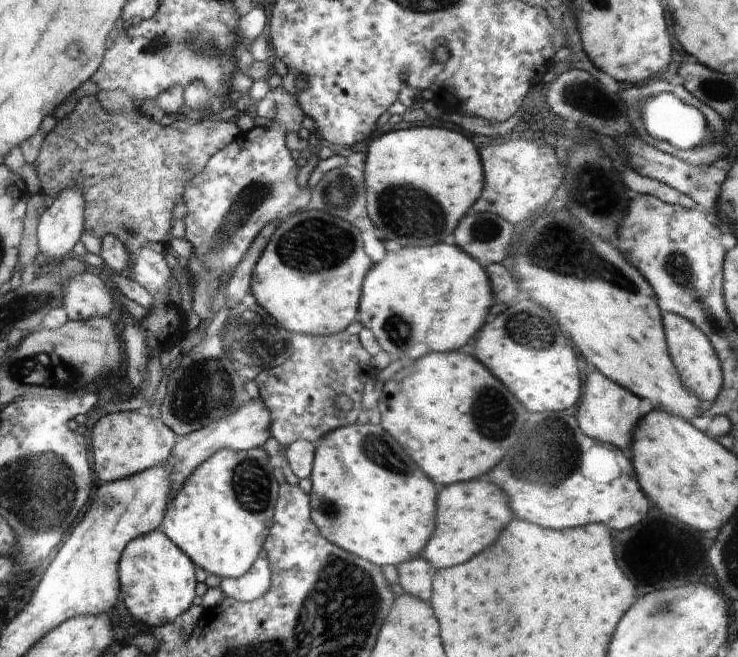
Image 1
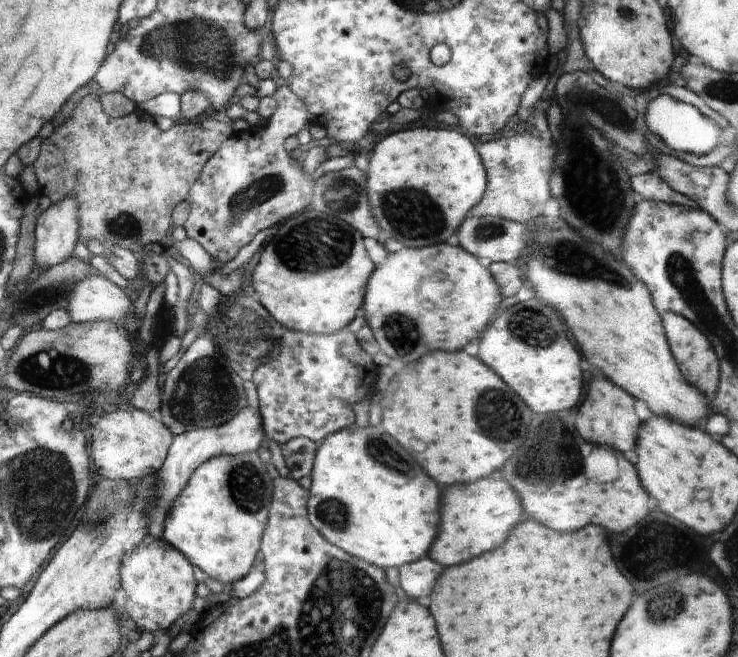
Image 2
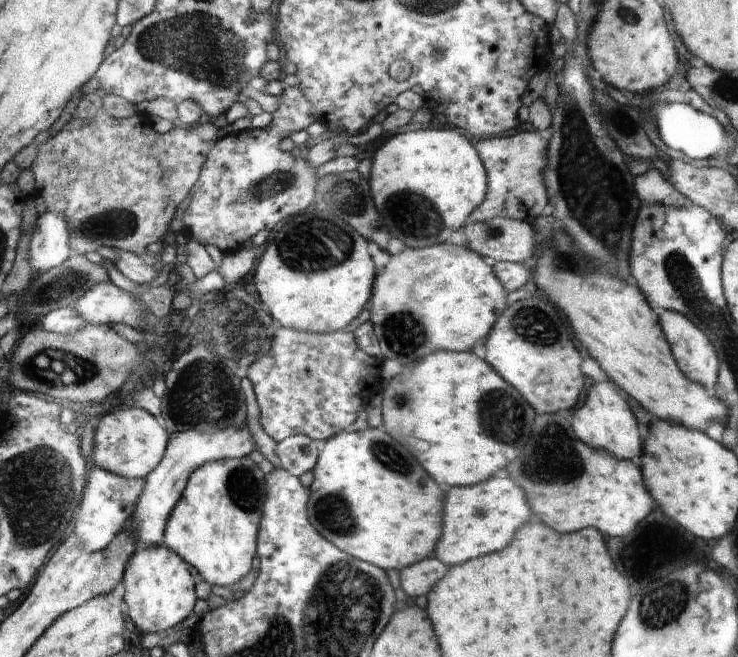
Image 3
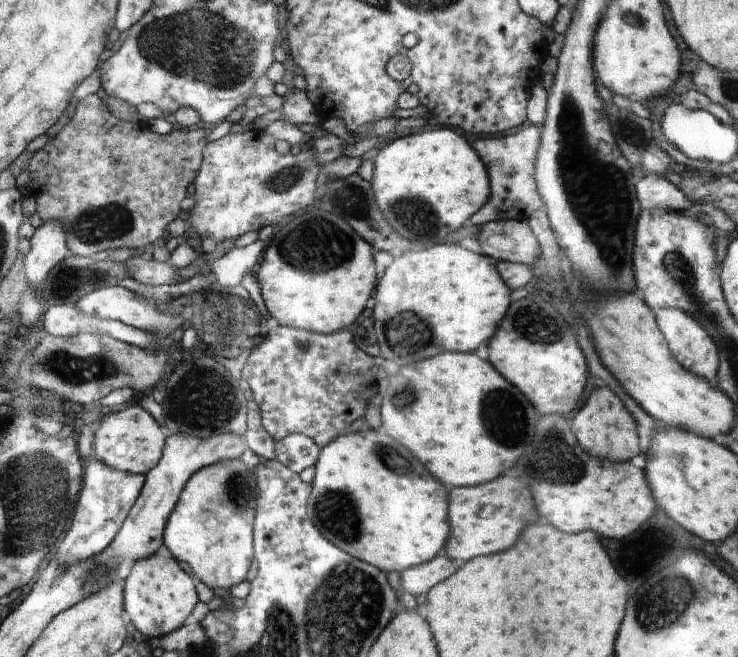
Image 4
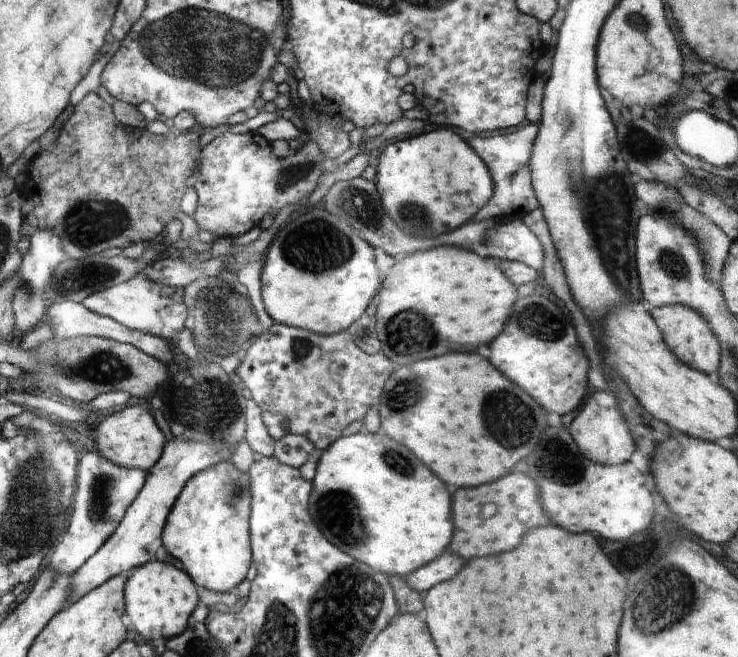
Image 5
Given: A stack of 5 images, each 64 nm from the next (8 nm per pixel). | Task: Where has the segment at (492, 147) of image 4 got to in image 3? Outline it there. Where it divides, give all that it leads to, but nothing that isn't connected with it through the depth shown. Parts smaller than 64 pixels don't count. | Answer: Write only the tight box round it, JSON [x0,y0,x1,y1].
[472,131,548,225]

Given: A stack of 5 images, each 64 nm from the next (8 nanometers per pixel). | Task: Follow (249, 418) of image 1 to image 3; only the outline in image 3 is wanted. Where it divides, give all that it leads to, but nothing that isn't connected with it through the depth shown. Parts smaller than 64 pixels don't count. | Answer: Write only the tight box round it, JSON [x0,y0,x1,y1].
[133,421,255,550]

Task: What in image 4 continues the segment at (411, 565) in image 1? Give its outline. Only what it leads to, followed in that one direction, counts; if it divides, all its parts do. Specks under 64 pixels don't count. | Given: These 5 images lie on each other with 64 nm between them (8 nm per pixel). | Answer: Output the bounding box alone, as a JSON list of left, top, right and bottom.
[401,556,456,595]

